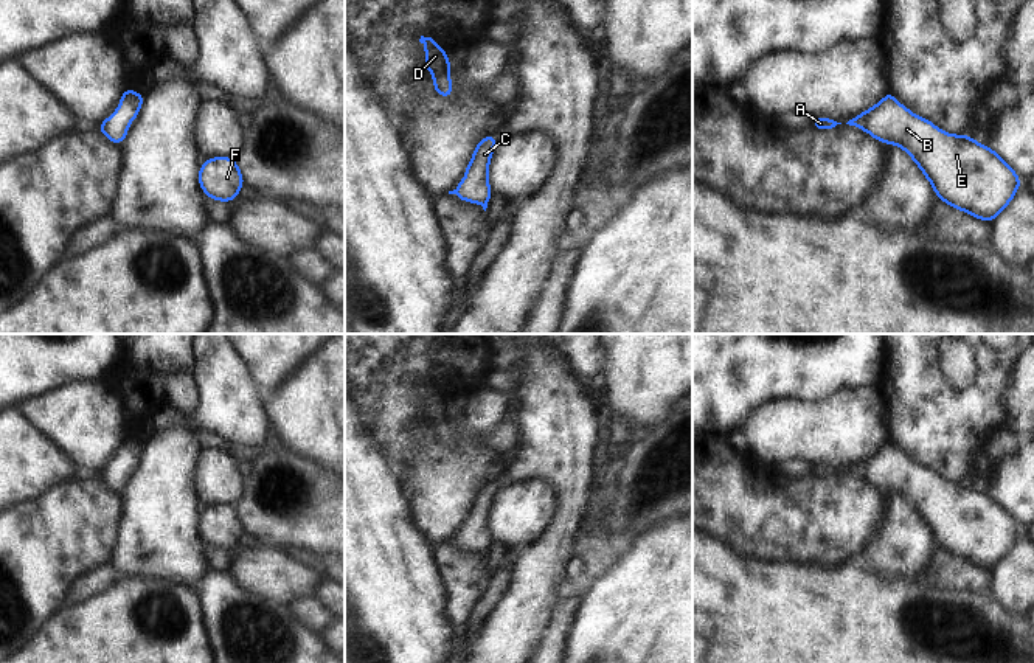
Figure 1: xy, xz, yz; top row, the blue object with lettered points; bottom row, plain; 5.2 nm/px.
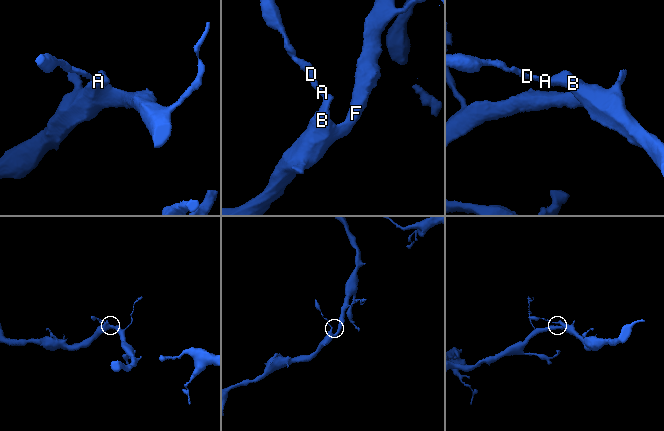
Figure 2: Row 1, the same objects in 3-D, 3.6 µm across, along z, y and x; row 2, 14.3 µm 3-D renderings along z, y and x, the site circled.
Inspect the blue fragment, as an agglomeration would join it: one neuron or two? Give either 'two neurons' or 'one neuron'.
one neuron

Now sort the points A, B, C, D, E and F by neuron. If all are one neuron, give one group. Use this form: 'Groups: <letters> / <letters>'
Groups: A B C D E F.

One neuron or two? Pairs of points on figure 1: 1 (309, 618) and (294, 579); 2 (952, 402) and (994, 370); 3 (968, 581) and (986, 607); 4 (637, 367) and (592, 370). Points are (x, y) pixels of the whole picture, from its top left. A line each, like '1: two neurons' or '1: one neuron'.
1: two neurons
2: one neuron
3: two neurons
4: two neurons

